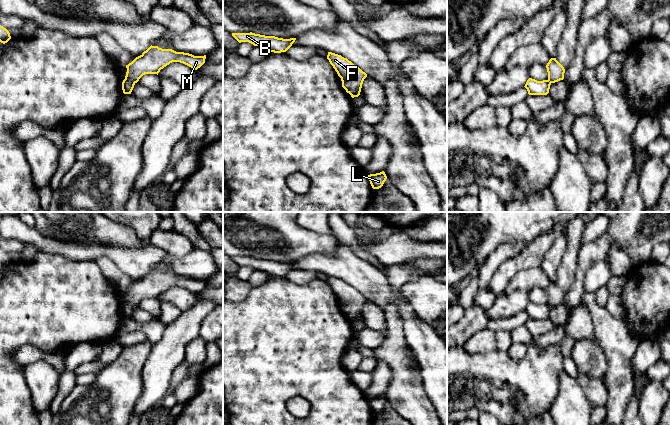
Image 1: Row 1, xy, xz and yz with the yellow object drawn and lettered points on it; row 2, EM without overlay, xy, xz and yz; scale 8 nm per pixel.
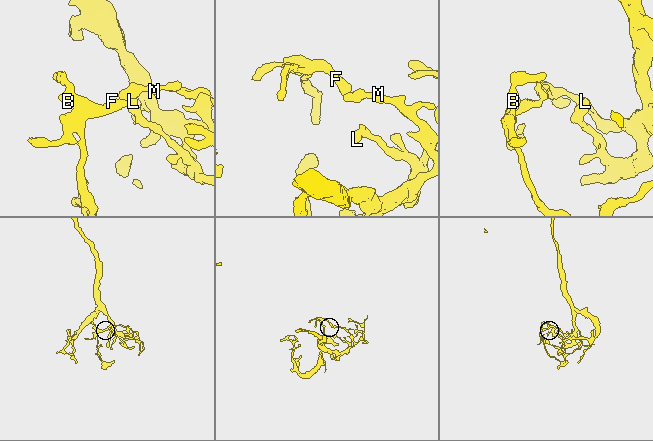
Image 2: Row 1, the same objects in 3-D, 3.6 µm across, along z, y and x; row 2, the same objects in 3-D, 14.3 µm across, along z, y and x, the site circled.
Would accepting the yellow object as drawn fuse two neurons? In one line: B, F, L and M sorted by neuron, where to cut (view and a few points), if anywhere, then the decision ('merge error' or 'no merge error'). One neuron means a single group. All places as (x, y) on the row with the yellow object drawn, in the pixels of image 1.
B F / L M; cut in xy along (125, 78), (134, 83); merge error

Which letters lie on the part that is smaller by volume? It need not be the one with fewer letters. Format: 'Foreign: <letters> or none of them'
Foreign: B, F

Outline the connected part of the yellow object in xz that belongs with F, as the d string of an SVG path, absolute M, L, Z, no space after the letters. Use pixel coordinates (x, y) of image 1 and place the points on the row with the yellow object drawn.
M328 52L327 59L341 78L342 87L350 95L361 91L367 74L341 55Z

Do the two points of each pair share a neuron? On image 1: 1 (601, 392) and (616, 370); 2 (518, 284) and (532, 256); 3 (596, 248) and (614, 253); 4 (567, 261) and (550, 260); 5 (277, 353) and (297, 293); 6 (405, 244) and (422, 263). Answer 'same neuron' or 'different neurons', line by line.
1: different neurons
2: different neurons
3: different neurons
4: different neurons
5: same neuron
6: different neurons

